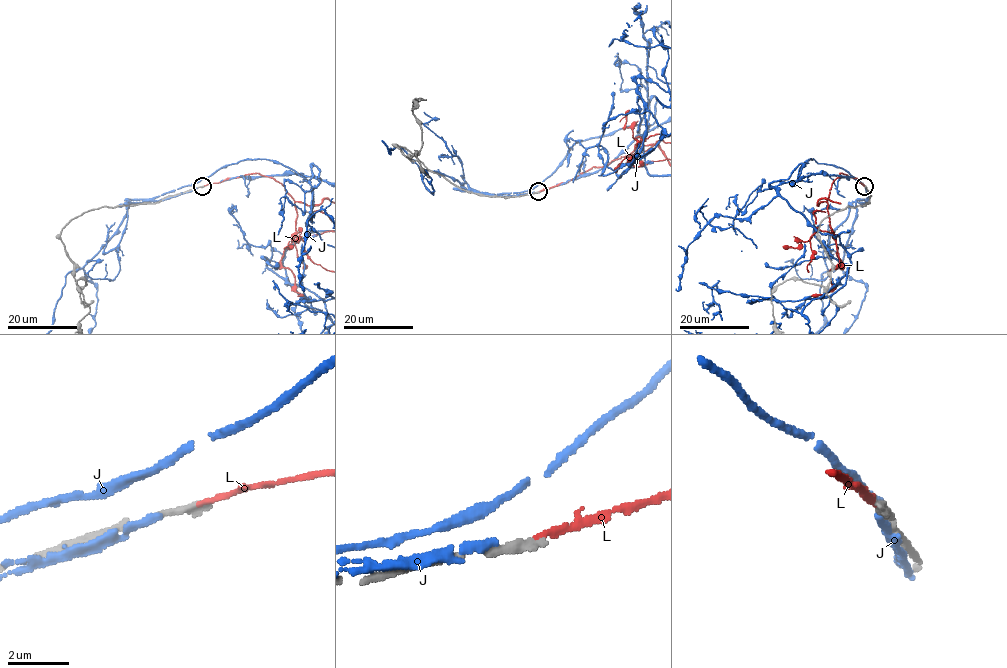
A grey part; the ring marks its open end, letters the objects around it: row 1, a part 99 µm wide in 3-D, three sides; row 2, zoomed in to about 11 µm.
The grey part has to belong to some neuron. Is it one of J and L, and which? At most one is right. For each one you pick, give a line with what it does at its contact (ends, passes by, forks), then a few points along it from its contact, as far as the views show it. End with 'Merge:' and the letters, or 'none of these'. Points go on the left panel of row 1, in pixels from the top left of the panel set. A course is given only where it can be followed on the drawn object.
L: it ends there
Merge: L

